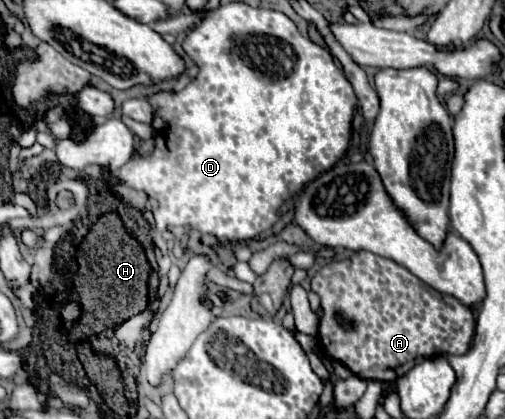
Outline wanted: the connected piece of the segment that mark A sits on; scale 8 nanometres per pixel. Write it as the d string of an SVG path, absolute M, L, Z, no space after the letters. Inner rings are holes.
M358 251L344 261L326 263L312 277L312 291L318 293L321 298L322 315L319 320L318 337L324 347L324 353L334 361L346 363L362 379L376 379L384 383L396 381L414 365L434 355L464 355L474 339L476 321L466 305L462 305L452 295L444 295L432 289L392 259L374 255L370 251ZM336 315L342 315L346 321L352 321L354 327L344 329L336 321Z

